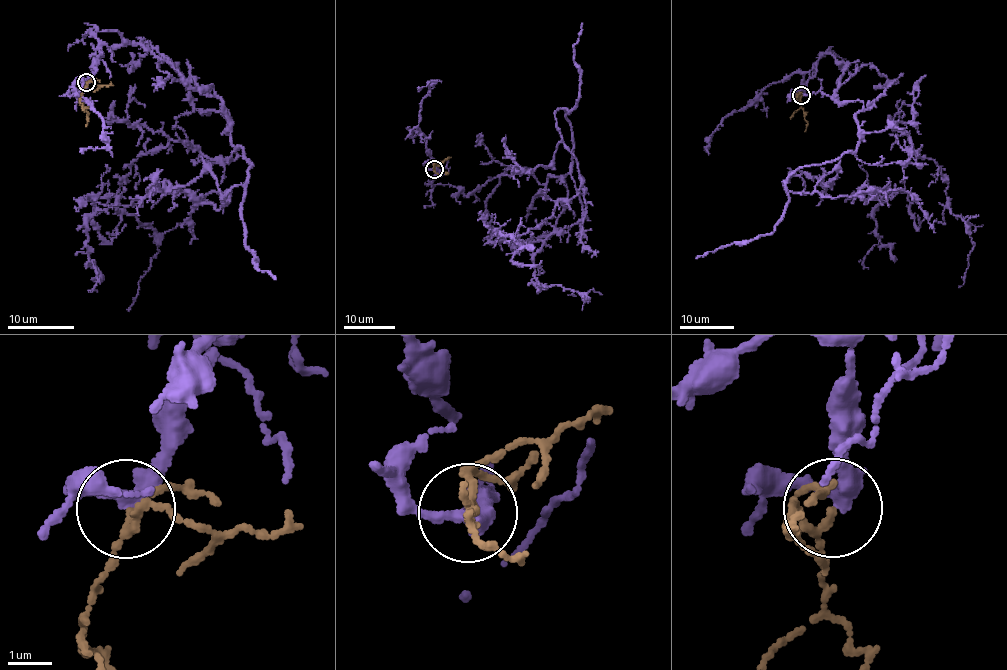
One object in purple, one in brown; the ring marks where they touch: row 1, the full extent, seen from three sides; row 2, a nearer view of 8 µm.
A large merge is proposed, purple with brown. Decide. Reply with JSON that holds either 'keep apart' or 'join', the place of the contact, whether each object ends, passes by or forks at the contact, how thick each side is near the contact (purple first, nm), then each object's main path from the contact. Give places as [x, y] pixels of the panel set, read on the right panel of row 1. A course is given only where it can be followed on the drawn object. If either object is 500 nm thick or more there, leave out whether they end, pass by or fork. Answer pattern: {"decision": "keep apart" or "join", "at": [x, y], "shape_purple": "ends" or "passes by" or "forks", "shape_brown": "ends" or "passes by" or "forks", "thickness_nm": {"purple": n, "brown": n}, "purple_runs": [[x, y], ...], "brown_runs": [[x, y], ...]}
{"decision": "join", "at": [801, 95], "shape_purple": "passes by", "shape_brown": "passes by", "thickness_nm": {"purple": 280, "brown": 130}, "purple_runs": [[802, 94], [824, 55], [849, 64], [859, 146], [783, 181], [887, 188], [868, 269]], "brown_runs": [[801, 94], [801, 108], [806, 113], [807, 126], [804, 131]]}

